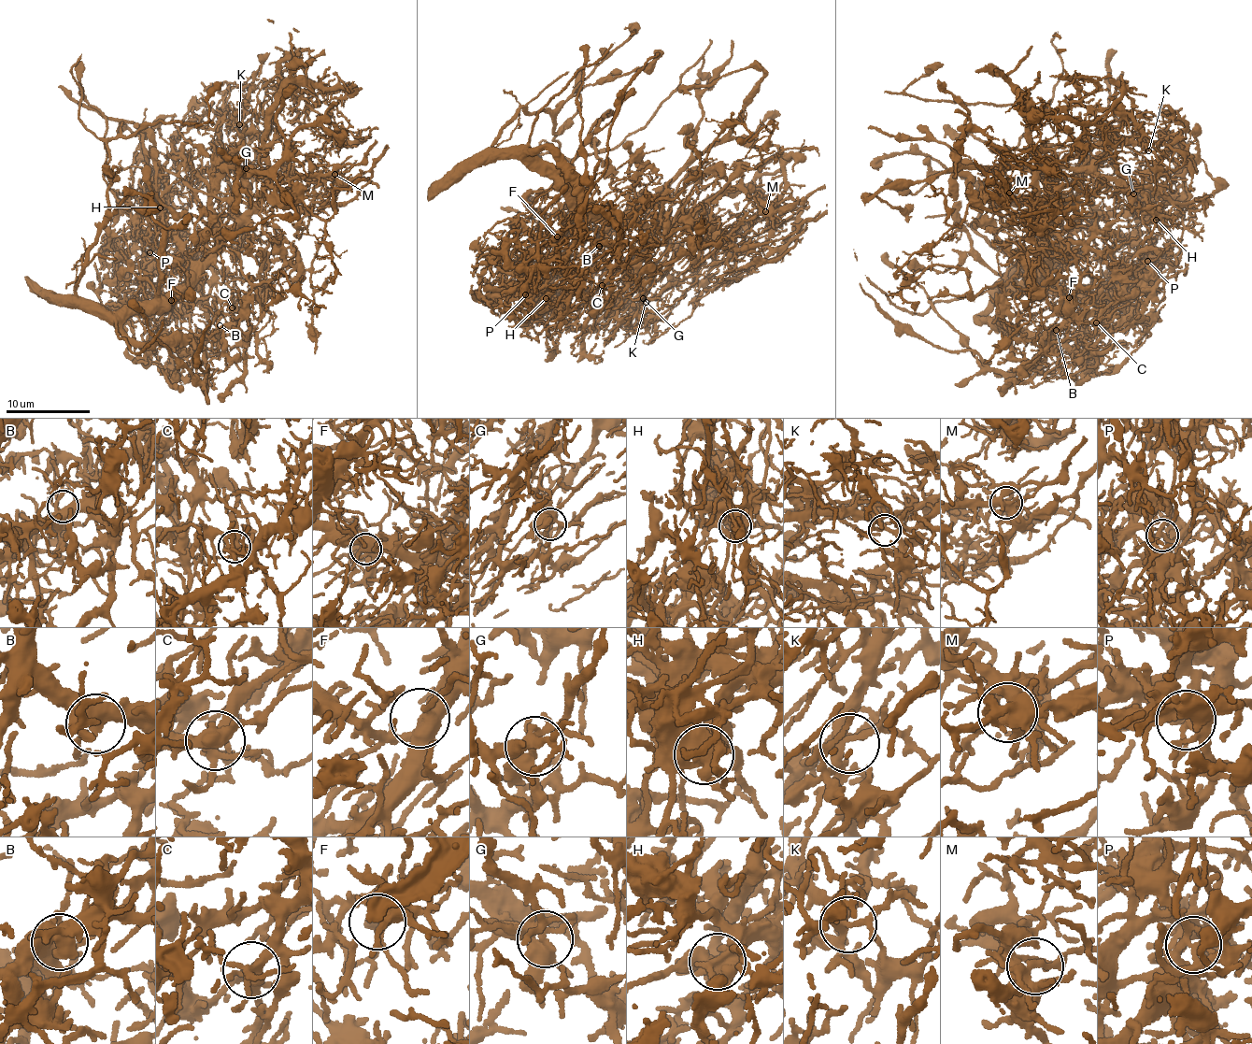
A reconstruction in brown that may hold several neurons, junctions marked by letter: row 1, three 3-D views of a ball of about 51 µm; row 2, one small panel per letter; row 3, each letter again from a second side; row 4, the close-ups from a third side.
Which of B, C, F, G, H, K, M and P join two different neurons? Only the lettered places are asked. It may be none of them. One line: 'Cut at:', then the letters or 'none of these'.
Cut at: H, P

